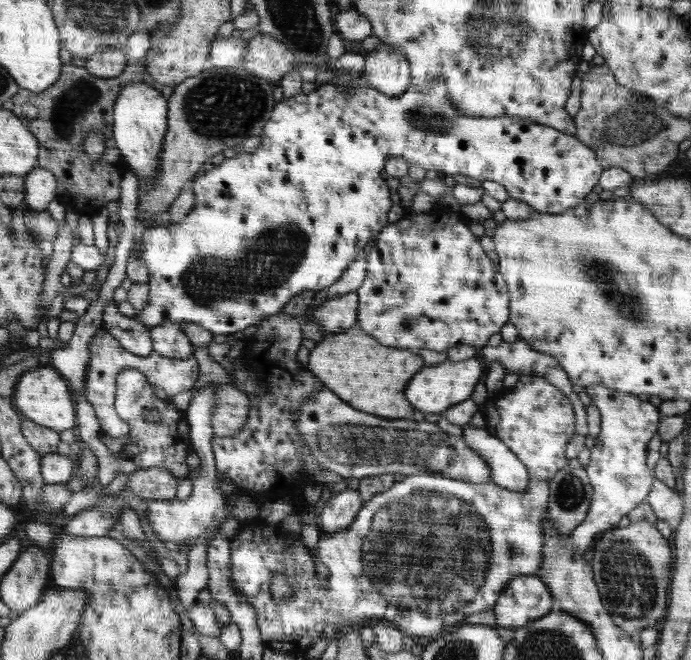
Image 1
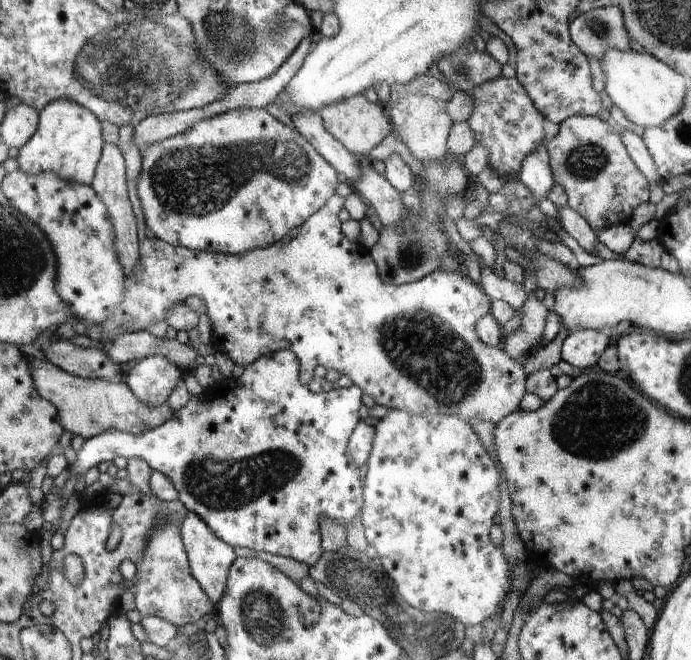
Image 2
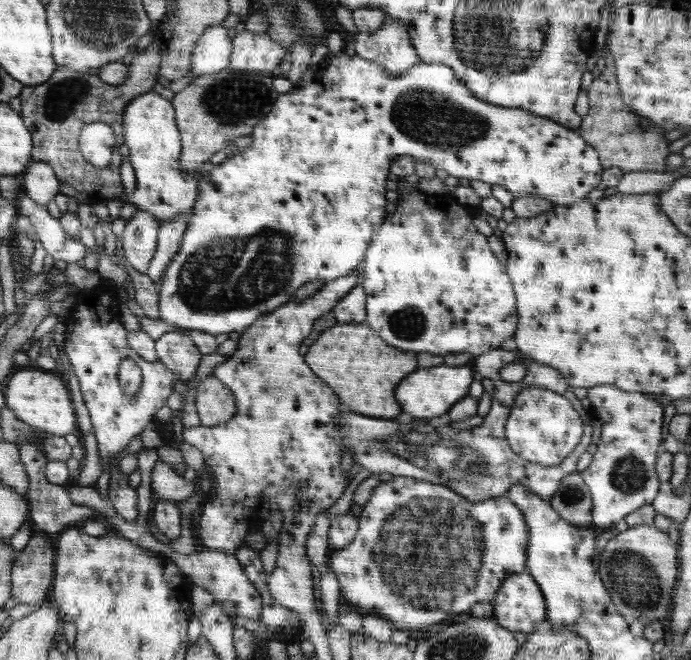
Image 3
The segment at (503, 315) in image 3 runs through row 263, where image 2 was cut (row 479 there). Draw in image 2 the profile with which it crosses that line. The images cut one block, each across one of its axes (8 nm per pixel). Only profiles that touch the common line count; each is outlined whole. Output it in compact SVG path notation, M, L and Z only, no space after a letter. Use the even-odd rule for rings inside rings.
M392 409L385 418L379 420L374 428L373 446L365 465L365 507L359 516L361 524L364 526L367 544L376 549L384 570L396 586L397 594L405 602L408 602L409 606L417 610L449 615L451 618L458 620L465 628L477 626L492 617L497 617L508 599L508 593L513 588L511 584L513 568L508 566L504 550L496 548L490 539L490 528L494 525L494 514L498 512L498 504L501 504L498 488L500 488L502 474L489 452L485 450L484 444L482 444L469 422L453 415L437 413L425 416L410 415L408 411Z

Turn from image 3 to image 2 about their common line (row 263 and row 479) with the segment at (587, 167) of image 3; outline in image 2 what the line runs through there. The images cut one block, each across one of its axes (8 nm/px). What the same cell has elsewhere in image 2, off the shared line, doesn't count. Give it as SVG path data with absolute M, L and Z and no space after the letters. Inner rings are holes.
M290 350L269 353L266 357L258 358L253 365L246 366L242 376L238 378L222 378L214 385L205 386L203 392L198 395L192 395L191 398L178 411L174 412L173 418L167 421L165 425L158 426L146 433L140 435L129 434L121 431L109 431L85 440L85 444L78 450L76 460L68 468L67 476L79 477L86 475L87 472L98 467L101 462L114 463L119 457L124 459L144 460L153 471L159 471L168 476L176 491L178 499L185 504L191 512L194 512L210 528L210 531L220 538L224 543L232 546L233 549L246 548L254 552L266 552L272 555L281 555L282 557L291 557L296 561L302 562L308 566L315 565L321 559L321 522L324 519L333 521L337 526L348 529L352 522L361 514L364 509L362 504L362 482L360 482L360 469L354 464L349 456L349 439L352 430L356 430L359 425L358 410L362 406L362 390L360 387L352 385L350 388L338 388L330 392L320 392L314 394L309 386L301 382L300 378L300 360Z

